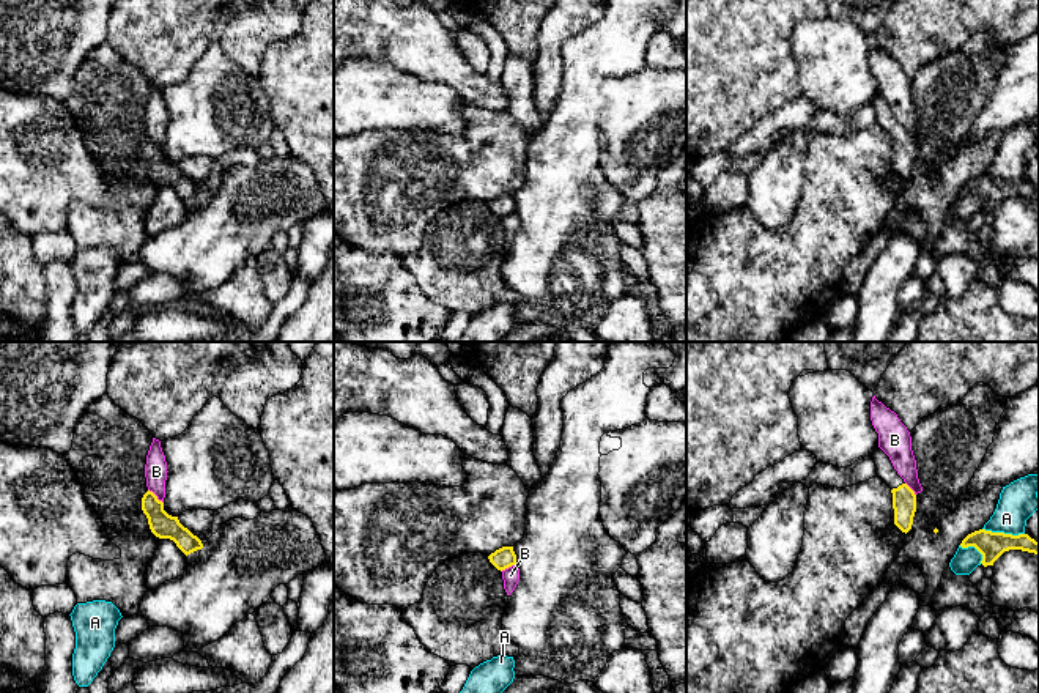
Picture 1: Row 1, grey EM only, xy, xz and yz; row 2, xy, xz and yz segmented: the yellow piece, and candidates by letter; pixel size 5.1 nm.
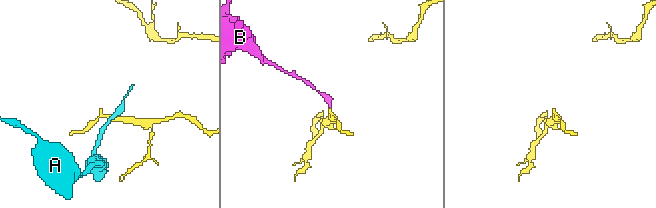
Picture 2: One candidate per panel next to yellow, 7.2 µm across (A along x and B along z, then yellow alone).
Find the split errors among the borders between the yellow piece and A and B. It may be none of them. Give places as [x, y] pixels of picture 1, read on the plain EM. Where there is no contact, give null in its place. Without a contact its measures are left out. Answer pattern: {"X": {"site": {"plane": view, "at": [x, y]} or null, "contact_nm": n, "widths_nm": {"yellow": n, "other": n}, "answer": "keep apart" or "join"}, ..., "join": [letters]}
{"A": {"site": {"plane": "yz", "at": [1003, 180]}, "contact_nm": 220, "widths_nm": {"yellow": 140, "other": 190}, "answer": "keep apart"}, "B": {"site": {"plane": "xy", "at": [156, 144]}, "contact_nm": 110, "widths_nm": {"yellow": 130, "other": 110}, "answer": "keep apart"}, "join": []}

